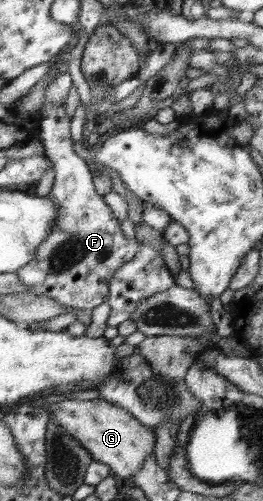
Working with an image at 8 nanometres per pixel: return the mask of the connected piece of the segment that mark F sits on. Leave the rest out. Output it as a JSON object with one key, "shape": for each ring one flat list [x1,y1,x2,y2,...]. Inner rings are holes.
{"shape":[[48,104,41,111,37,135,41,139,44,156,52,162,55,180,49,199,59,207,59,216,55,219,56,227,37,247,35,258,17,271,19,280,34,294,51,297,60,305,91,310,107,301,109,281,117,269,128,263,139,250,136,239,128,239,120,228,121,222,112,208,106,203,93,184,93,170,82,157,75,153,75,141,71,138,71,118,66,114,65,104]]}

